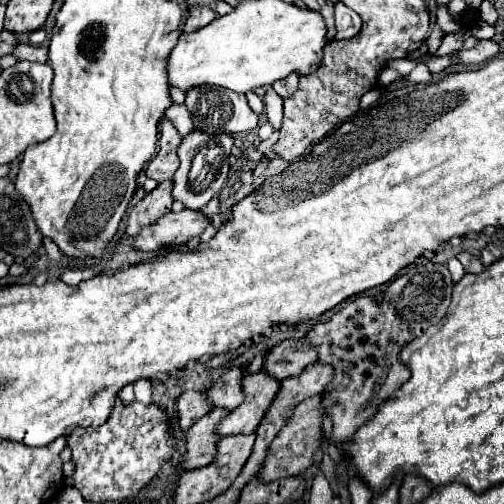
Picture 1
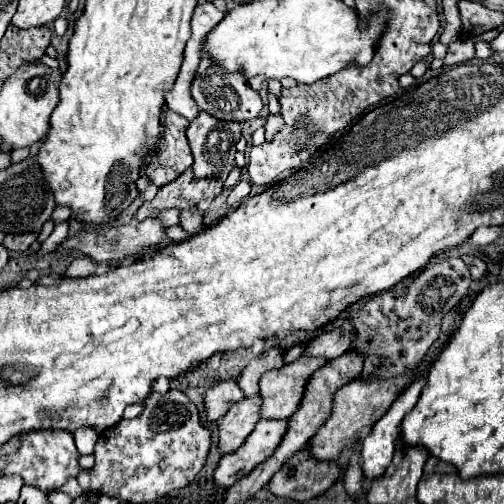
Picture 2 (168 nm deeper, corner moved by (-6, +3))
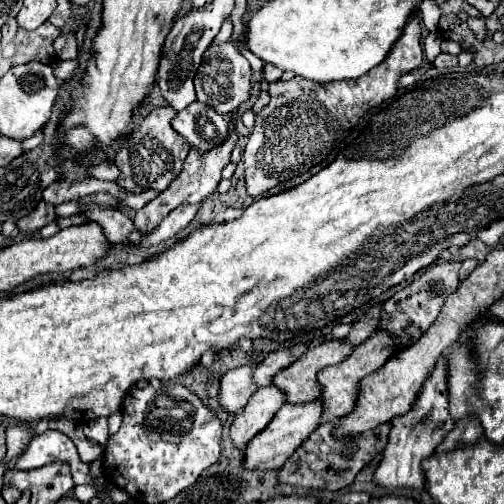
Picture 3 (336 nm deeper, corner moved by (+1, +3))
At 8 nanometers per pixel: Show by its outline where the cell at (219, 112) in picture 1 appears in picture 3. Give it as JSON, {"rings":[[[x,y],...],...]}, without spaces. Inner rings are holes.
{"rings":[[[223,42],[223,44],[211,44],[205,54],[201,68],[197,70],[195,76],[195,90],[197,90],[197,100],[207,102],[221,114],[231,114],[235,108],[239,108],[251,92],[251,66],[243,58],[243,54],[237,50],[235,44]]]}

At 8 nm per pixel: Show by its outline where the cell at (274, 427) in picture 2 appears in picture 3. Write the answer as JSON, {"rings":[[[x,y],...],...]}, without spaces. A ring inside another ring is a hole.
{"rings":[[[317,398],[307,404],[285,404],[281,412],[271,420],[269,428],[261,432],[261,436],[255,436],[245,450],[245,468],[265,468],[265,470],[279,470],[287,458],[311,436],[311,432],[317,430],[319,420],[323,414],[323,402]]]}

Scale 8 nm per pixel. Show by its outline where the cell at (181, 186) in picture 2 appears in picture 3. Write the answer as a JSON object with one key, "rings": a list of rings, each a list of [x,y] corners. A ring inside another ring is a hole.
{"rings":[[[233,110],[233,114],[231,114],[231,124],[229,124],[229,138],[221,144],[221,146],[217,146],[217,148],[213,148],[213,150],[209,150],[209,152],[199,152],[199,150],[191,150],[189,152],[189,156],[187,156],[187,160],[185,160],[185,164],[183,164],[183,170],[181,170],[181,174],[173,180],[173,184],[169,184],[169,188],[165,190],[165,192],[161,192],[155,200],[151,200],[149,204],[145,204],[139,212],[137,212],[137,216],[135,216],[135,228],[139,228],[139,232],[143,232],[143,234],[147,234],[147,232],[151,232],[171,210],[175,210],[177,206],[181,206],[181,204],[199,204],[203,198],[207,198],[209,194],[213,194],[213,190],[217,188],[217,184],[219,184],[219,180],[221,180],[221,170],[229,164],[229,156],[231,156],[231,150],[233,150],[233,146],[235,146],[235,142],[237,142],[237,134],[235,134],[235,114],[237,114],[237,110]]]}

